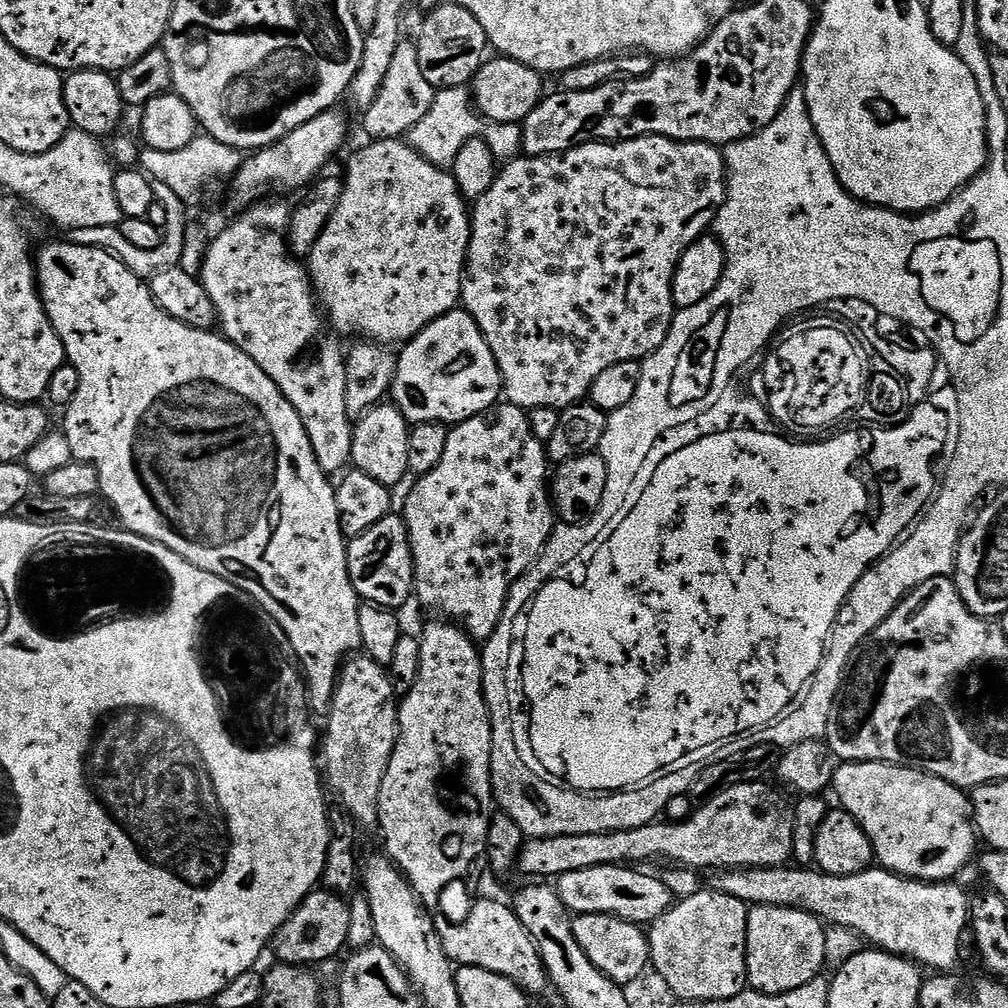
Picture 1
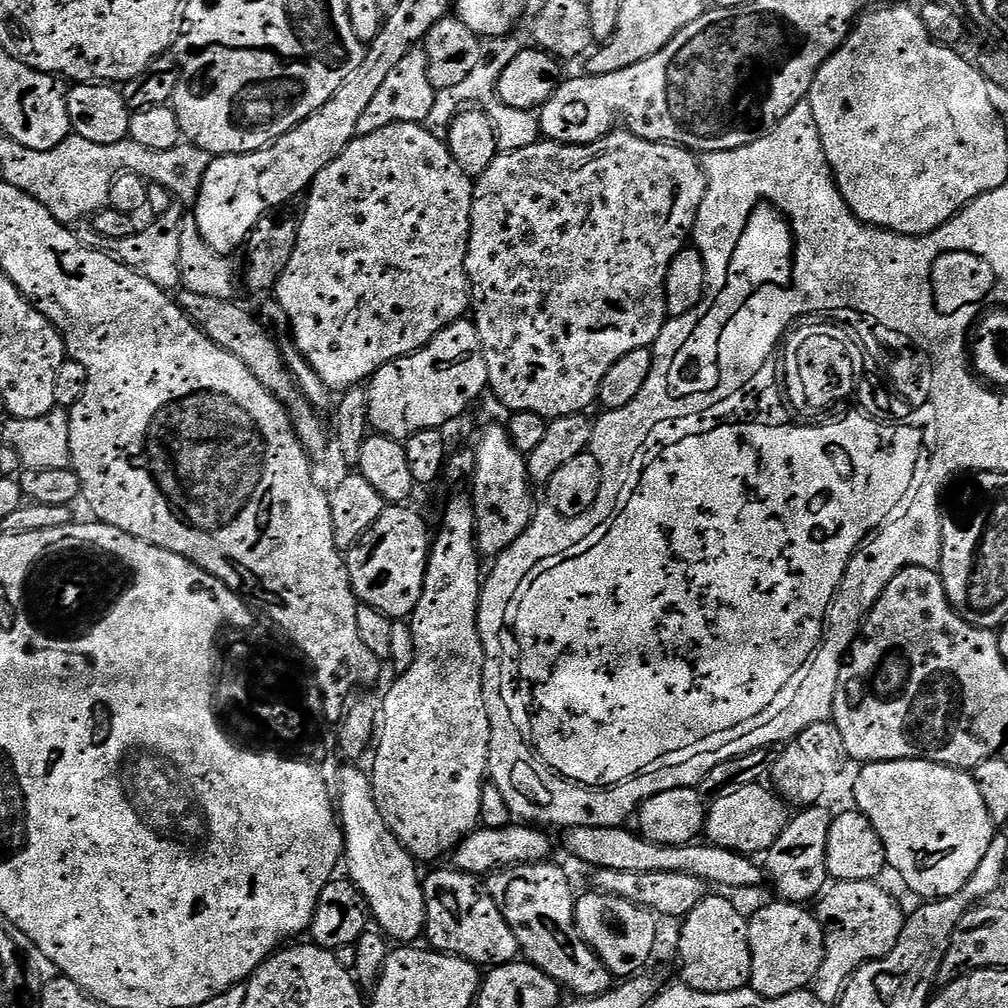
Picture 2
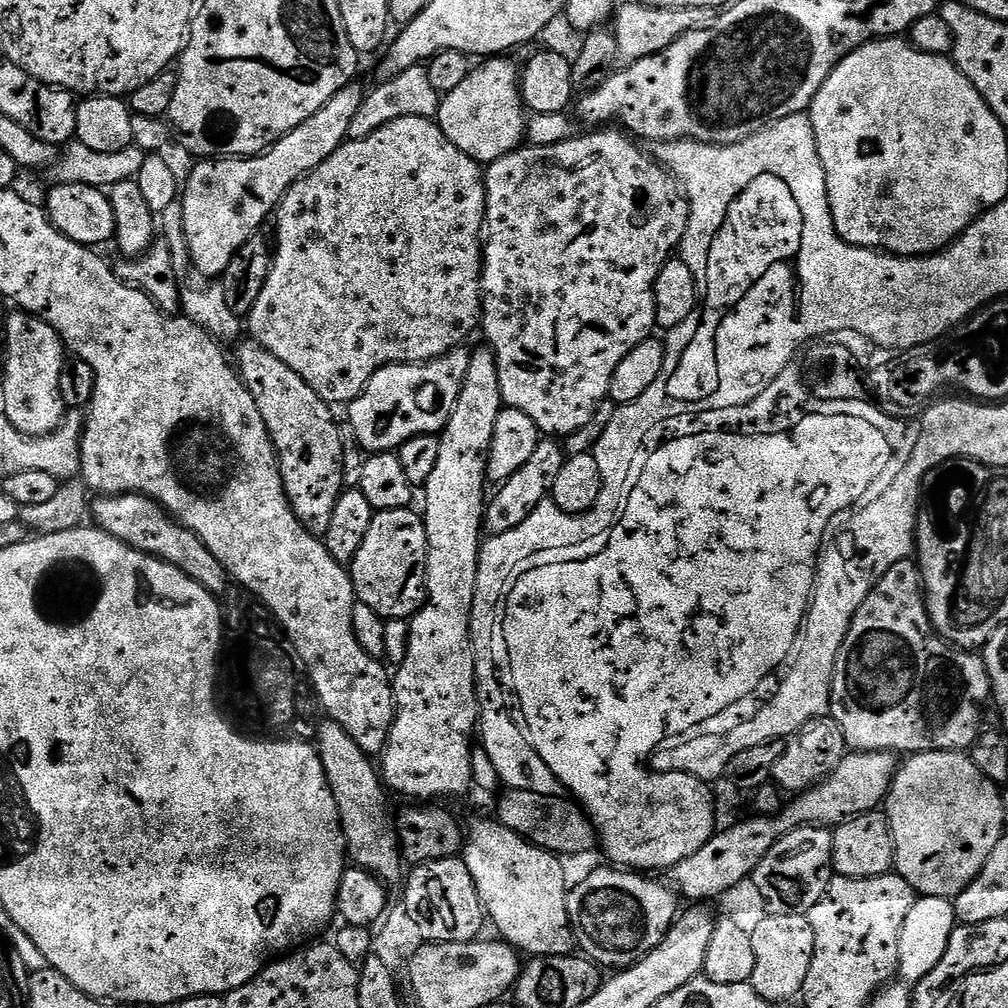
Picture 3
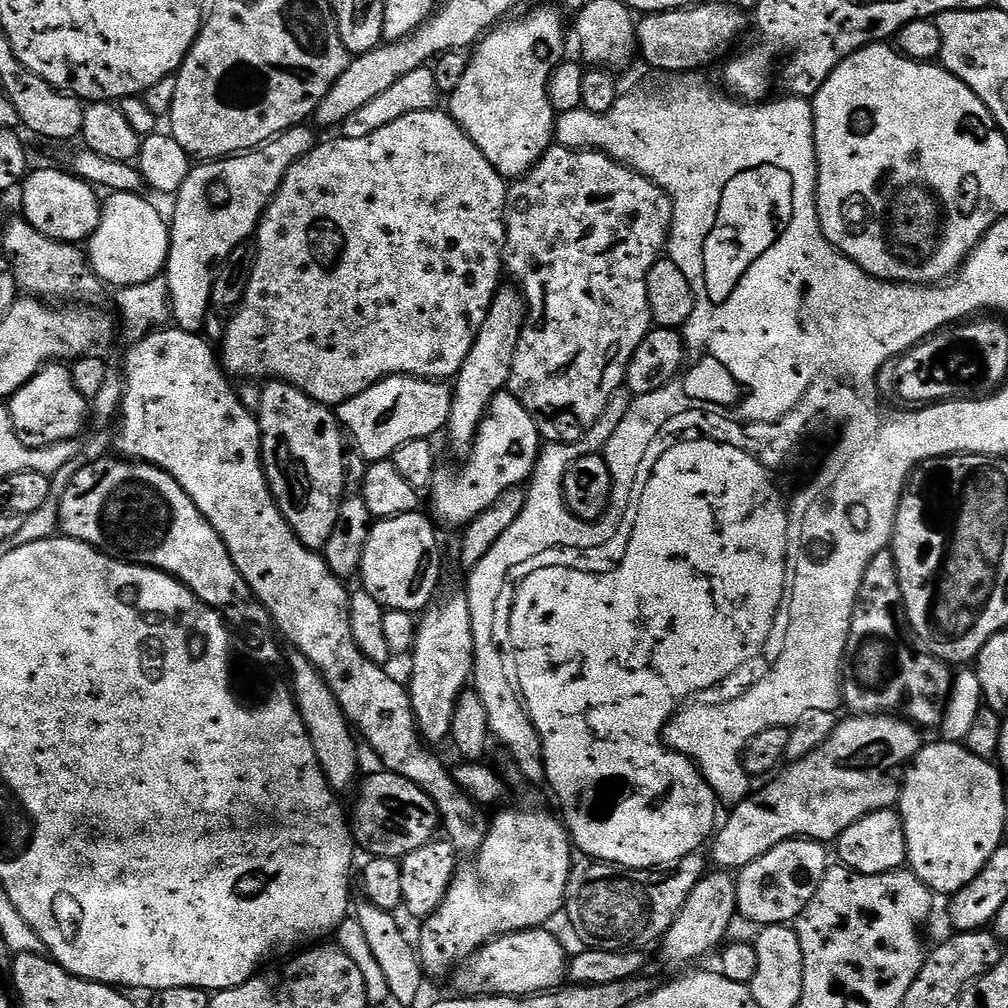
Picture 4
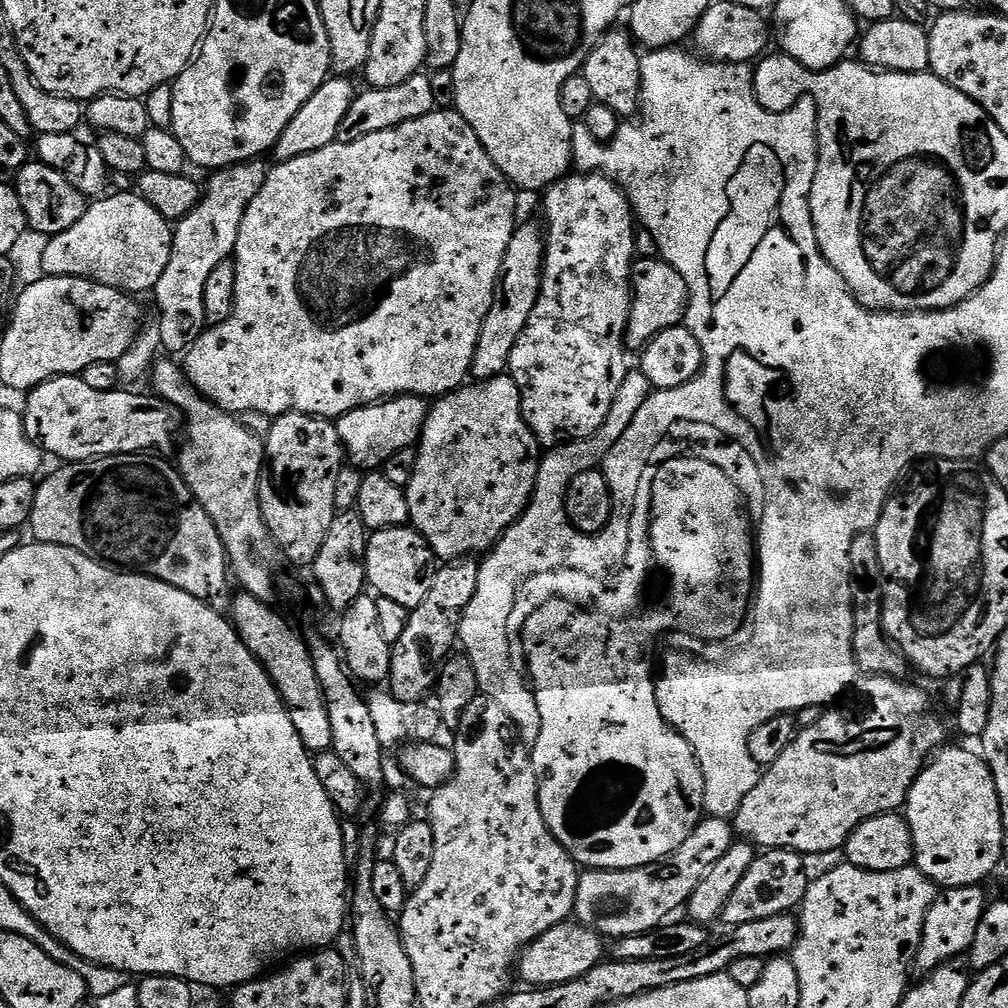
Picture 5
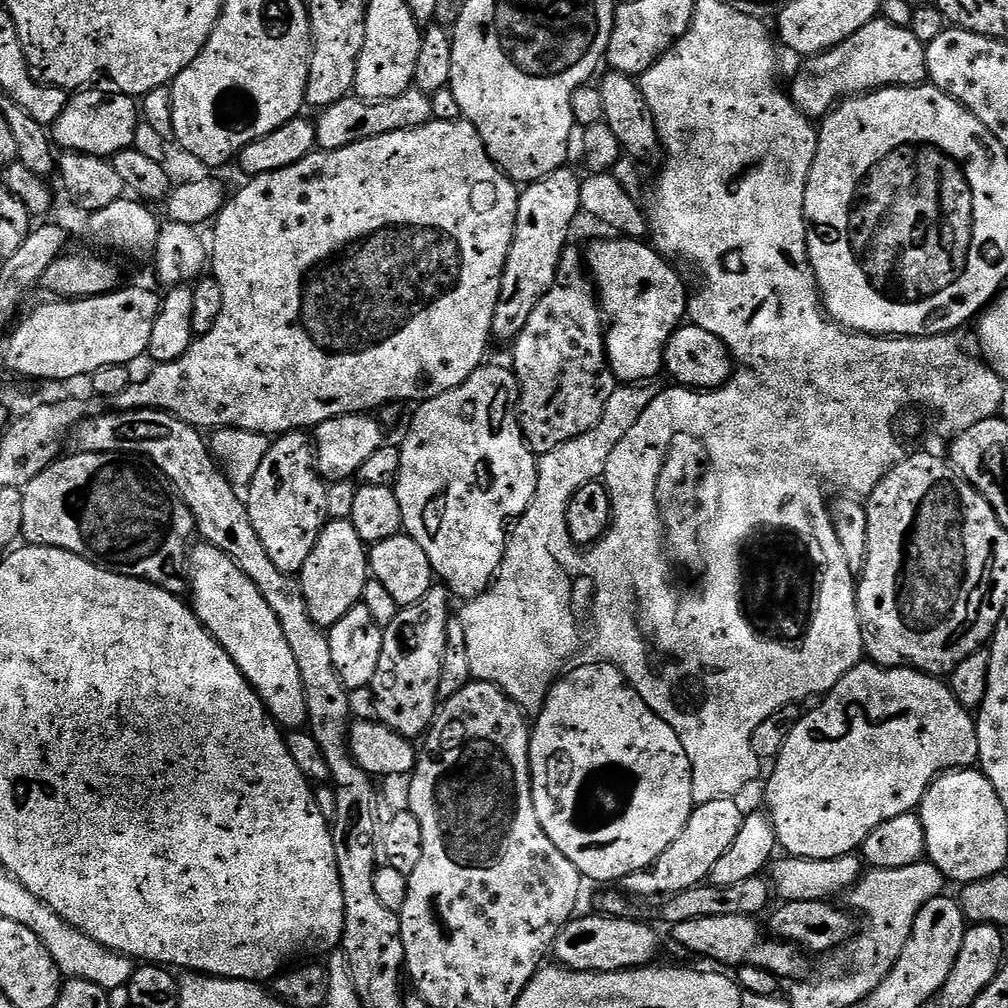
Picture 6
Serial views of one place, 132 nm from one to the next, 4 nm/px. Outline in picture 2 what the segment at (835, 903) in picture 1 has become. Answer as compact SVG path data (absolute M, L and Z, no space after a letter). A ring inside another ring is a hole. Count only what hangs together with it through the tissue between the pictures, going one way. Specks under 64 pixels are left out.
M582 826L569 828L563 833L564 848L576 860L589 864L592 870L626 870L626 874L662 874L681 872L704 881L705 885L721 884L724 888L756 888L765 883L766 872L755 864L751 855L717 848L710 842L693 842L682 846L666 846L650 842L631 827Z

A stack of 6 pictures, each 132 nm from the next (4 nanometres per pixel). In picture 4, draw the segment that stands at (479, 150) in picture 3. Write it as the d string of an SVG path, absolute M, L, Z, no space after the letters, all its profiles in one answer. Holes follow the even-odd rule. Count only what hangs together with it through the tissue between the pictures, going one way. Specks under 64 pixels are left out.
M536 8L529 16L519 16L497 24L475 45L466 74L462 74L458 90L447 97L446 105L456 125L470 137L474 146L478 146L478 150L482 150L482 154L486 154L486 162L490 162L490 166L494 166L494 170L505 178L527 176L545 152L553 147L557 113L549 104L548 80L557 64L561 63L563 56L560 55L564 52L564 24L560 21L558 9Z

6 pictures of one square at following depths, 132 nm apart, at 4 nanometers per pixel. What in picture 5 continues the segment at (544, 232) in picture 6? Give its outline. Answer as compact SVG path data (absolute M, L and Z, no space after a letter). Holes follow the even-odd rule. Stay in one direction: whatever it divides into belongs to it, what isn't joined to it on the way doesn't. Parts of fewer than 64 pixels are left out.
M521 223L510 238L506 258L502 258L502 270L500 280L496 283L494 302L486 314L486 322L482 322L482 334L474 350L470 373L473 381L489 380L508 372L510 354L522 330L526 330L526 322L530 322L530 314L538 302L544 277L544 246L544 234L537 225L535 228L532 224Z

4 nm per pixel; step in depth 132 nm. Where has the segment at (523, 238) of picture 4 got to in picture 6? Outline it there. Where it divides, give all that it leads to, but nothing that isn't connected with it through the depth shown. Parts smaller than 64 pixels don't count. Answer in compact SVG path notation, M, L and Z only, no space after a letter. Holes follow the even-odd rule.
M575 246L565 248L562 258L560 259L560 269L556 275L556 281L551 290L534 306L534 314L530 314L530 319L526 322L526 330L517 336L512 348L512 361L510 367L516 374L516 380L520 383L520 429L524 431L524 442L536 453L537 457L549 454L555 447L562 446L563 443L570 442L571 439L578 438L579 435L586 434L602 418L602 412L606 407L606 402L614 394L618 381L616 375L612 373L612 368L608 364L608 346L606 343L606 317L598 303L598 293L596 285L593 284L591 275L586 271L586 260Z

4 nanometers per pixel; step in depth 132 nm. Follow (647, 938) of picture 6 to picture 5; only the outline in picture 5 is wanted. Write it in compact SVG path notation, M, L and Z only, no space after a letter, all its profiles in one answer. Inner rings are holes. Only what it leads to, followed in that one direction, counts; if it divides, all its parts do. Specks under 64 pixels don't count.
M565 922L554 926L521 952L518 961L519 979L521 976L528 986L553 988L556 984L582 978L582 974L586 974L605 959L606 944L604 948L603 943L605 941L599 932L593 932L579 922Z

